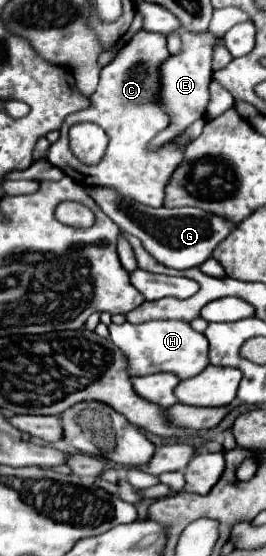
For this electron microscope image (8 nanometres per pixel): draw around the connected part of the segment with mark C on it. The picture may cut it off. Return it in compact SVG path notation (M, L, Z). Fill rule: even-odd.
M139 31L119 53L117 57L101 69L101 79L97 91L91 95L91 107L79 113L73 113L65 119L63 127L59 129L61 137L57 143L49 147L47 161L59 167L65 175L73 177L77 183L89 187L89 185L113 185L115 189L121 189L127 197L135 197L135 201L141 201L145 205L157 205L161 207L165 201L165 187L171 181L173 171L183 163L185 157L185 145L179 143L165 143L153 151L149 151L151 139L169 127L171 119L169 115L159 107L159 67L169 57L167 51L167 39L159 33ZM79 121L91 121L109 137L109 145L105 149L105 155L99 163L87 165L79 161L71 149L67 131L71 125Z

